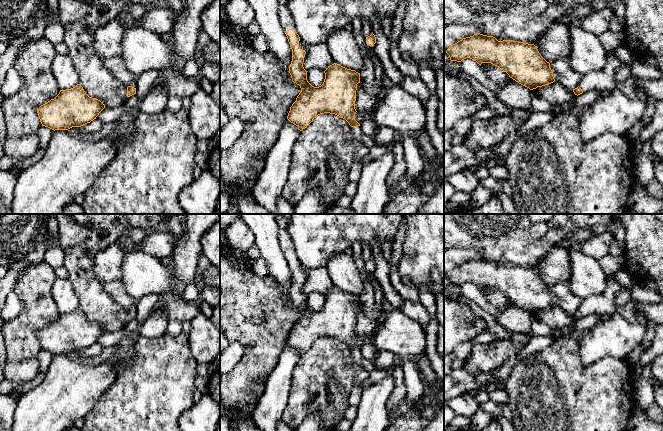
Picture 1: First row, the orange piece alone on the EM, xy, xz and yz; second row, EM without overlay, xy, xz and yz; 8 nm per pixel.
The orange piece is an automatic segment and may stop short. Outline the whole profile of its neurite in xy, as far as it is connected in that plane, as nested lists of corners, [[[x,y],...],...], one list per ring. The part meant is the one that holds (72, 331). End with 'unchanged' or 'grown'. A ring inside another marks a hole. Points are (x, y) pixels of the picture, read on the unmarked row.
[[[80,308],[41,329],[37,337],[42,350],[52,354],[68,354],[90,347],[105,332],[103,326],[89,321]]]; unchanged

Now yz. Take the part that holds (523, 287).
[[[477,257],[451,269],[446,277],[451,285],[461,286],[470,282],[479,289],[491,287],[530,314],[555,305],[550,287],[541,280],[534,268],[498,265],[493,260]]]; unchanged

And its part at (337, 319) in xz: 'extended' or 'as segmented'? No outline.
extended

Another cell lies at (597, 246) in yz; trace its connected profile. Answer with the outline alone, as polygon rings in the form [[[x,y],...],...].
[[[606,230],[601,234],[592,235],[578,248],[584,254],[599,260],[610,252],[610,246],[613,239],[613,234]]]

